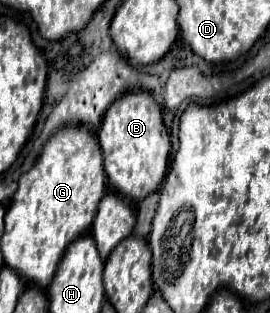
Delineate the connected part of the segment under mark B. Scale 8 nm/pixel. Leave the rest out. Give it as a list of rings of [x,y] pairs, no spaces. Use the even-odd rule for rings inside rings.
[[[125,93],[117,99],[117,103],[105,113],[97,137],[103,151],[105,173],[121,195],[141,201],[161,185],[169,167],[171,143],[163,125],[163,111],[151,93]]]

